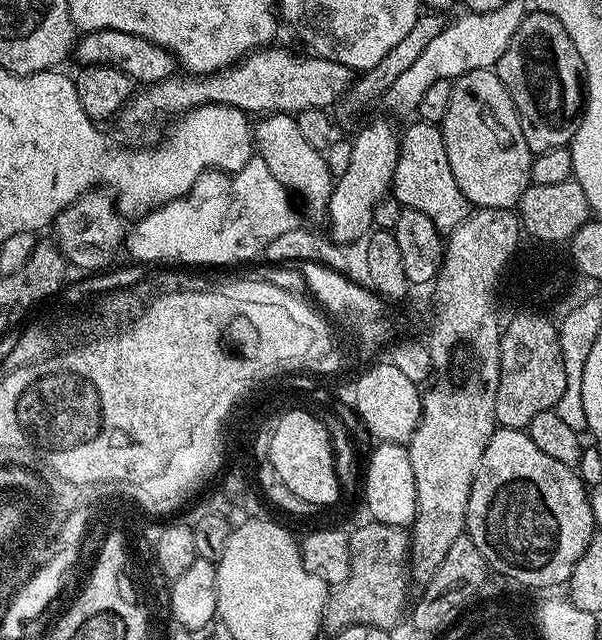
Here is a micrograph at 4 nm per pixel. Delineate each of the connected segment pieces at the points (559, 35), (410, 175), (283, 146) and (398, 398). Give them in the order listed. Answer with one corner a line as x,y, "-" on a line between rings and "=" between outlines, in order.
532,10
514,30
506,54
494,69
520,115
522,138
533,154
571,145
582,115
582,65
566,26
550,14
=
417,119
415,123
399,133
400,149
390,192
396,195
393,196
395,203
422,210
422,214
434,222
440,233
447,234
466,222
470,205
466,194
458,190
458,182
454,182
454,170
450,170
450,158
446,158
446,142
441,125
427,124
422,119
=
273,112
261,120
264,121
254,128
254,148
259,160
266,162
270,174
274,174
274,178
278,178
278,182
282,182
282,186
288,189
289,193
295,194
298,200
300,195
299,203
302,208
304,203
310,219
323,221
328,211
334,183
334,177
326,166
323,152
314,150
314,146
309,146
302,139
295,115
=
376,362
360,374
356,380
356,412
361,422
368,427
370,435
377,436
377,441
407,445
420,421
421,389
406,378
400,364

